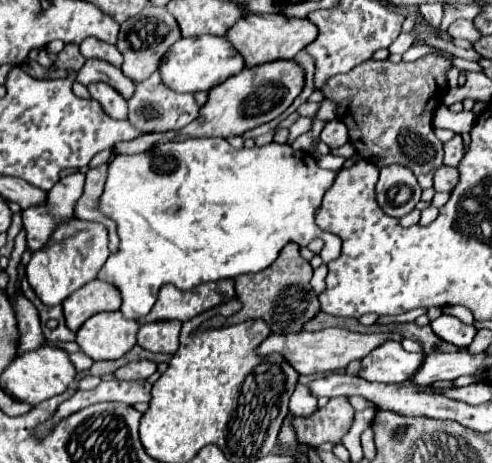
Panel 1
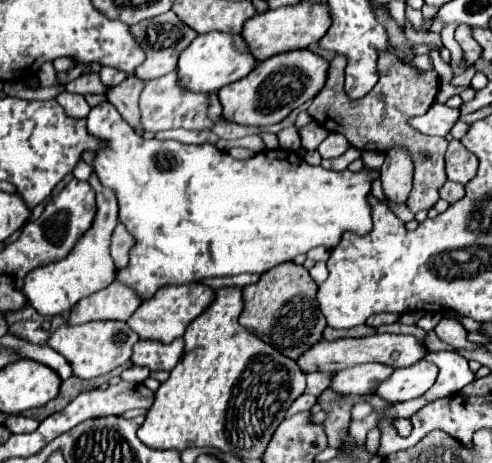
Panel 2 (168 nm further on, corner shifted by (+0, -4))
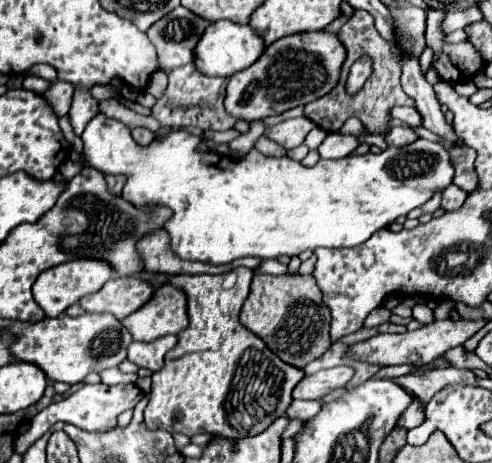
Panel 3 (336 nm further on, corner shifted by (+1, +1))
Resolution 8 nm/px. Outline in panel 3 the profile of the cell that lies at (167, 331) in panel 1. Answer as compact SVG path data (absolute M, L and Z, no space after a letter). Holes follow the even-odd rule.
M163 336L155 342L131 342L127 350L127 358L141 368L149 368L153 372L161 370L165 354L173 350L177 344L177 336Z

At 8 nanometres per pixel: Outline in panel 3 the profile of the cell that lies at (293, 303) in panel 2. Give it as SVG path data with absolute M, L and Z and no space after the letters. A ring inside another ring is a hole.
M255 274L249 298L241 310L241 324L257 334L283 362L305 368L311 360L319 358L329 346L331 312L321 300L321 290L315 278L303 274Z

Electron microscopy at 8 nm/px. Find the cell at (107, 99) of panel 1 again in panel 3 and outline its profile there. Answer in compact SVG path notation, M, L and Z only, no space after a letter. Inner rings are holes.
M95 114L89 124L85 126L85 132L81 134L81 140L83 140L83 154L85 154L85 160L91 168L103 172L103 174L121 174L121 176L127 176L127 182L125 182L125 190L123 190L123 198L127 202L131 202L133 206L149 212L153 206L167 206L173 216L163 224L163 228L169 232L169 244L171 244L171 250L175 252L175 256L179 256L181 260L197 260L197 262L207 262L207 264L229 264L237 258L245 258L245 256L255 256L255 258L279 258L283 254L287 256L297 256L301 254L303 250L315 250L317 246L327 246L327 248L349 248L349 246L359 246L363 244L365 240L369 240L369 236L389 224L393 224L399 216L407 216L409 210L417 208L417 206L423 206L437 188L443 188L443 186L449 186L451 180L453 180L453 166L449 162L449 154L447 150L443 148L443 144L439 142L431 142L431 140L425 140L425 138L417 138L411 146L405 146L405 148L387 148L383 150L381 154L365 154L365 156L347 156L347 158L341 158L341 160L319 160L313 168L307 168L303 166L301 162L295 162L287 156L283 158L271 158L271 156L265 156L261 154L259 150L251 150L249 154L245 154L241 160L233 160L231 156L221 156L217 152L199 152L199 144L201 140L197 136L191 136L187 132L181 132L181 130L175 130L163 138L155 138L149 146L139 146L133 136L131 136L131 130L127 126L123 126L123 122L119 120L113 120L113 118L107 118L105 114Z

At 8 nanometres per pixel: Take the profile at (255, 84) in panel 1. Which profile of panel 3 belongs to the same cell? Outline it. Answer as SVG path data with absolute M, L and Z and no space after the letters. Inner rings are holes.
M319 30L285 36L267 46L261 58L249 66L249 70L241 70L241 74L229 78L225 110L235 118L253 122L273 114L283 114L285 110L301 104L309 104L335 88L343 60L345 48L335 34Z

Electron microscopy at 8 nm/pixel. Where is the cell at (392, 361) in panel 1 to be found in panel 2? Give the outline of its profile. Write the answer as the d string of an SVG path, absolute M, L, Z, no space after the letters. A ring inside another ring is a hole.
M366 363L362 367L342 369L334 375L330 389L340 395L364 395L370 389L376 389L392 373L390 367L382 363Z

